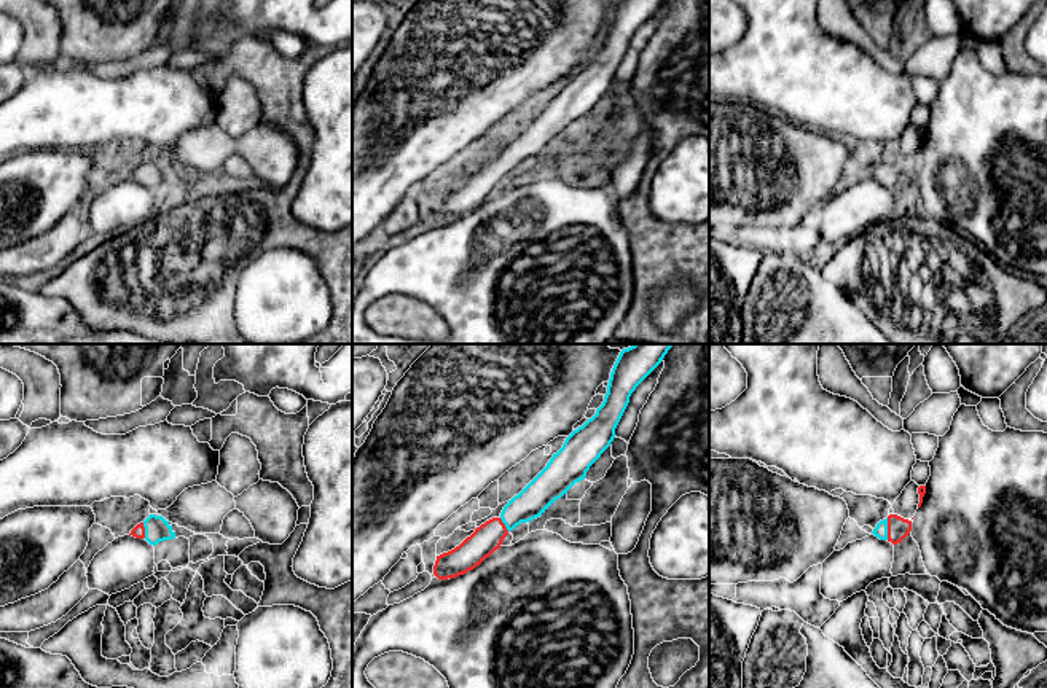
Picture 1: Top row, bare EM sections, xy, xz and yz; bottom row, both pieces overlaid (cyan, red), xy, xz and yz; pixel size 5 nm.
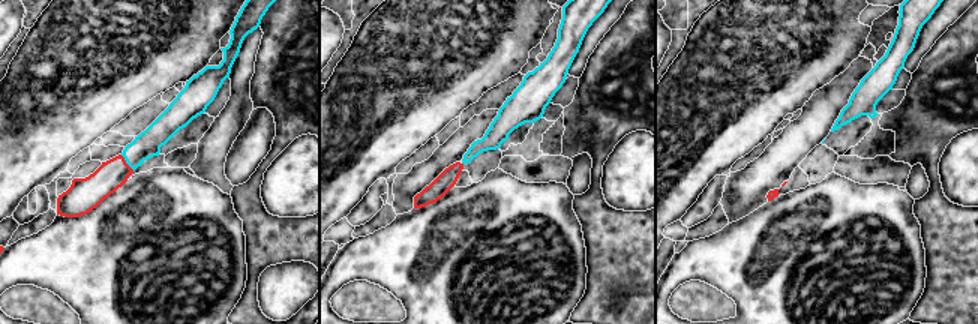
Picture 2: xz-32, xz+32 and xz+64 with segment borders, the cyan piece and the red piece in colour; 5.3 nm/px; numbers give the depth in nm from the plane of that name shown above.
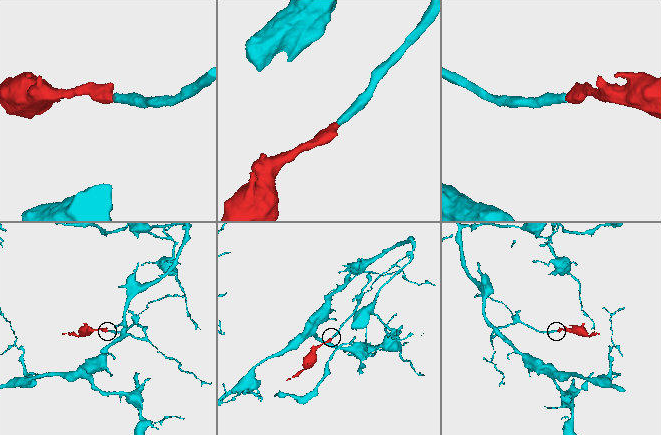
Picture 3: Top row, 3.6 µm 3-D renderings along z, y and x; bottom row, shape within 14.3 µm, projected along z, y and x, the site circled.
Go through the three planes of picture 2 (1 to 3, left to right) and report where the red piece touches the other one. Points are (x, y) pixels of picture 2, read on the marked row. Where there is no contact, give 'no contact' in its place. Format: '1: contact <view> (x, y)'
1: contact xz-32 (126, 162)
2: no contact
3: no contact

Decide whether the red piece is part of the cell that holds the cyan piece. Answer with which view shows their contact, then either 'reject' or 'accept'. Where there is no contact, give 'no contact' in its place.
meets cyan in yz; accept

